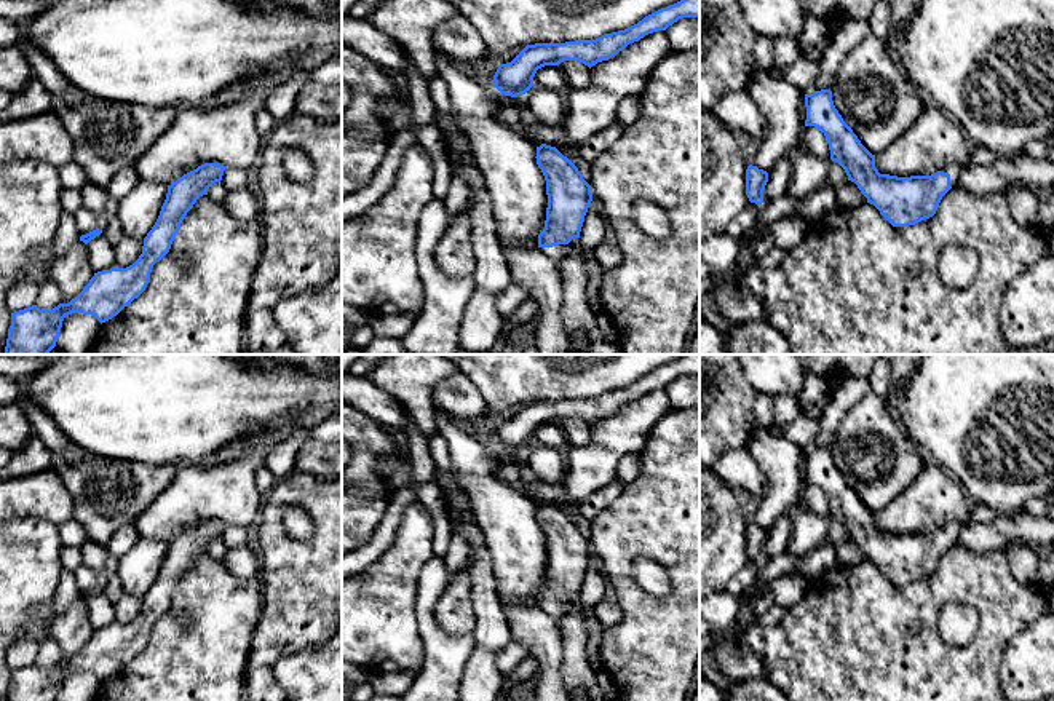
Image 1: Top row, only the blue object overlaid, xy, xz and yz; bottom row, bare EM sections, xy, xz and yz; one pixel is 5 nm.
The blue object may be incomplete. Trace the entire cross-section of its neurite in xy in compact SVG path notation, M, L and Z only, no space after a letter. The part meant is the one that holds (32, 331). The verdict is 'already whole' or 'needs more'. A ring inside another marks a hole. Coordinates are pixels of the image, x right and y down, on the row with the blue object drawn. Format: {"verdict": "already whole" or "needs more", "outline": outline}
{"verdict": "already whole", "outline": "M204 163L196 169L184 174L168 185L166 200L152 230L144 238L142 254L126 268L110 268L94 273L83 291L69 303L59 303L53 310L40 310L37 305L11 313L11 326L3 354L48 354L57 342L62 321L72 313L94 316L101 324L117 316L125 307L137 299L147 287L153 265L161 260L171 249L180 224L196 200L208 195L208 188L222 180L225 166L219 163Z"}

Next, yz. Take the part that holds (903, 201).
{"verdict": "needs more", "outline": "M832 91L805 94L805 126L818 128L827 139L830 160L838 163L867 203L874 204L893 227L915 225L936 214L942 196L957 185L968 164L953 163L931 176L897 177L880 174L872 155L843 121L834 105Z"}

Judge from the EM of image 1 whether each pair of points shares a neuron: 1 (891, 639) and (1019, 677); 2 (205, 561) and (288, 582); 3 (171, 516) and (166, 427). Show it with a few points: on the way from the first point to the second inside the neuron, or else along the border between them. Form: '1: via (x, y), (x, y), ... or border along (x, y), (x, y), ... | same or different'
1: border along (1014, 636), (1005, 649), (998, 684) | different
2: via (225, 582), (232, 588), (267, 588) | same
3: border along (184, 463), (178, 468) | different

